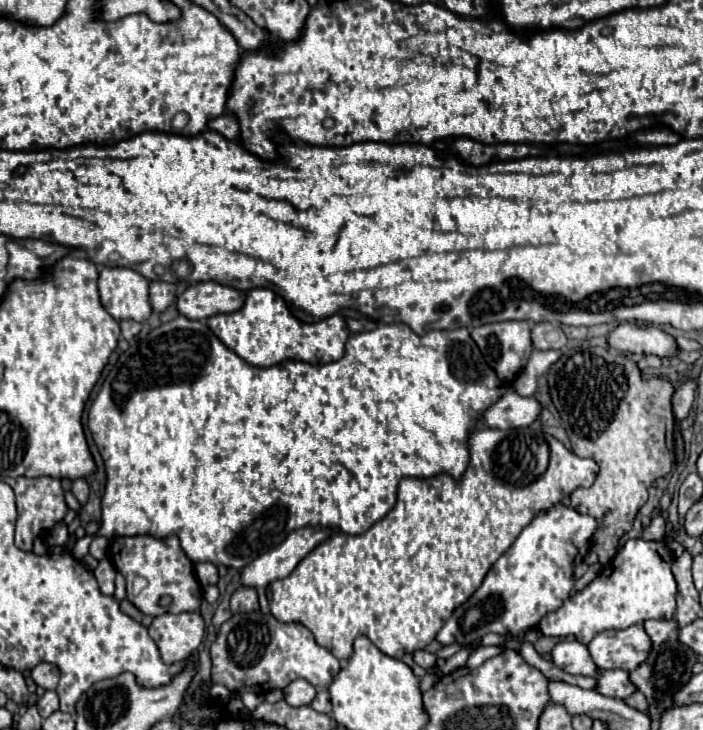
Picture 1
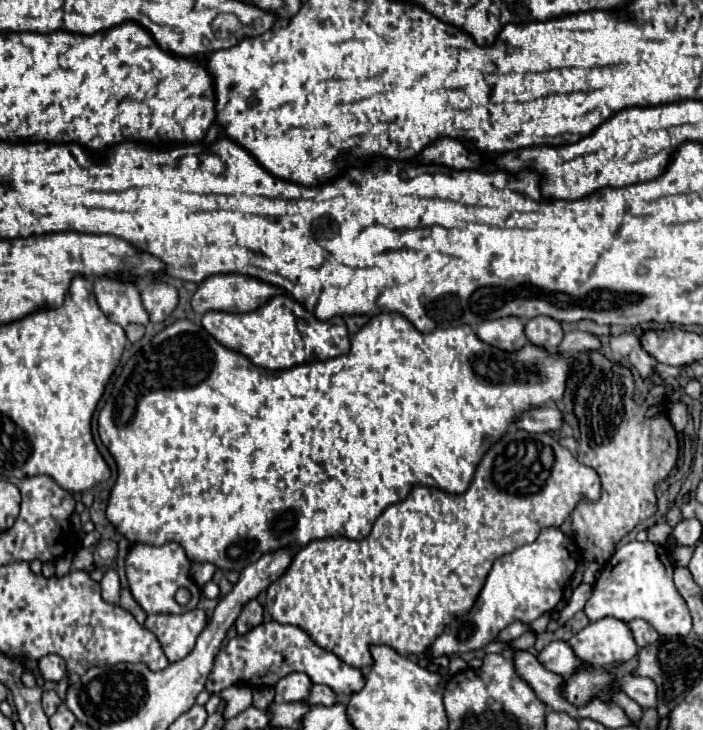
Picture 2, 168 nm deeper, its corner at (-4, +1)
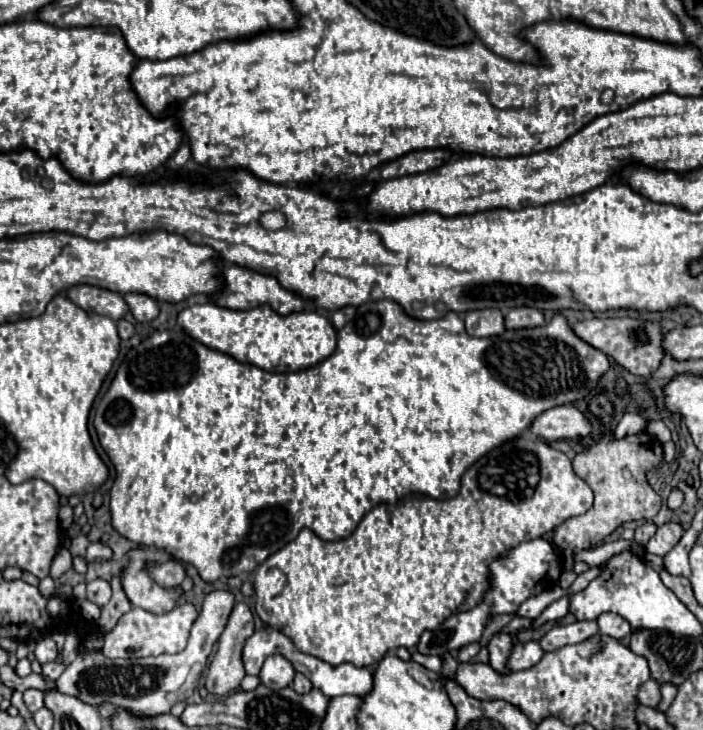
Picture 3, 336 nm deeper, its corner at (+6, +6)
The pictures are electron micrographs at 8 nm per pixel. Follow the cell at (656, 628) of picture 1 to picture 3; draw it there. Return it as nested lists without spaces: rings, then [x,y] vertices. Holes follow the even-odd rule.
[[[605,612],[597,618],[597,626],[599,626],[599,632],[601,634],[607,634],[607,636],[613,636],[617,640],[625,638],[631,634],[631,626],[625,618],[621,618],[619,614],[613,614],[613,612]]]

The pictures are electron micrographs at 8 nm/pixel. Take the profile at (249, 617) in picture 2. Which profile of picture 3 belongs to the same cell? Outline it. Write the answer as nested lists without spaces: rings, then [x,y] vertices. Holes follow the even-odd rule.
[[[245,602],[235,604],[229,616],[227,628],[219,638],[219,650],[213,662],[209,664],[205,688],[211,694],[227,696],[229,692],[239,690],[239,682],[245,676],[241,652],[243,652],[245,640],[253,632],[255,632],[255,624],[253,624],[251,608]]]

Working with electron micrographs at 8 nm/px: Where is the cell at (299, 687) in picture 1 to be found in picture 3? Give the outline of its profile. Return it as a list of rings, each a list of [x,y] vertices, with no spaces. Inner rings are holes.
[[[273,654],[265,660],[261,672],[259,672],[259,678],[265,686],[269,686],[271,690],[281,690],[285,686],[291,686],[293,682],[293,676],[295,676],[295,670],[293,670],[293,664],[281,656],[281,654]]]

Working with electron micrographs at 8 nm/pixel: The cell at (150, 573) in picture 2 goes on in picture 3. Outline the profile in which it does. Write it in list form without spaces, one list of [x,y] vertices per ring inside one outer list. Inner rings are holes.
[[[155,548],[131,550],[129,564],[123,576],[123,590],[133,606],[139,606],[151,614],[165,614],[177,606],[177,600],[181,598],[183,590],[181,588],[165,590],[157,586],[145,570],[147,560],[165,562],[169,560],[169,554],[165,550],[155,550]]]

